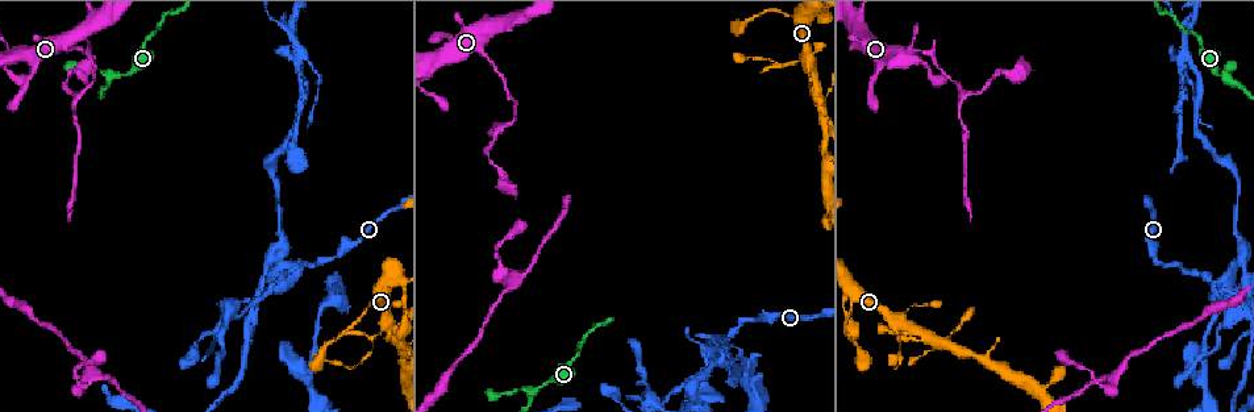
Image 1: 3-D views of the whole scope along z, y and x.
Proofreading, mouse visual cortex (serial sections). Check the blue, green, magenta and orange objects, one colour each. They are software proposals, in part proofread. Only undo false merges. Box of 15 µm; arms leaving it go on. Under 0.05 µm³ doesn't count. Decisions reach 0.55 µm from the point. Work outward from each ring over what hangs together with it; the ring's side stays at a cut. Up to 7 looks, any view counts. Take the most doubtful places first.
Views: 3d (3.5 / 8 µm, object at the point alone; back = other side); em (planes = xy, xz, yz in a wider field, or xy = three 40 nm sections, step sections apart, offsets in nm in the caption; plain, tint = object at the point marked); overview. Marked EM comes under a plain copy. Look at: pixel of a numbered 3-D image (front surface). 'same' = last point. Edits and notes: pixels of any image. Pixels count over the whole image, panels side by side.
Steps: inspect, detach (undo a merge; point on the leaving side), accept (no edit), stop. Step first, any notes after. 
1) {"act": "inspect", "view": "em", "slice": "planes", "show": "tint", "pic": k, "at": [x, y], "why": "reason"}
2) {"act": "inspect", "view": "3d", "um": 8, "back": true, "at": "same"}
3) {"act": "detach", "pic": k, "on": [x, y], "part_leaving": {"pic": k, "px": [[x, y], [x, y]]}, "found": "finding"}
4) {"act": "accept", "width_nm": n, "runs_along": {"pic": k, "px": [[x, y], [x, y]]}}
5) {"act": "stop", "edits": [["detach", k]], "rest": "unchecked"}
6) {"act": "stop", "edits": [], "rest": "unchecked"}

{"act": "inspect", "view": "3d", "um": 3.5, "pic": 1, "at": [384, 317], "why": "thin arm on a thick one"}

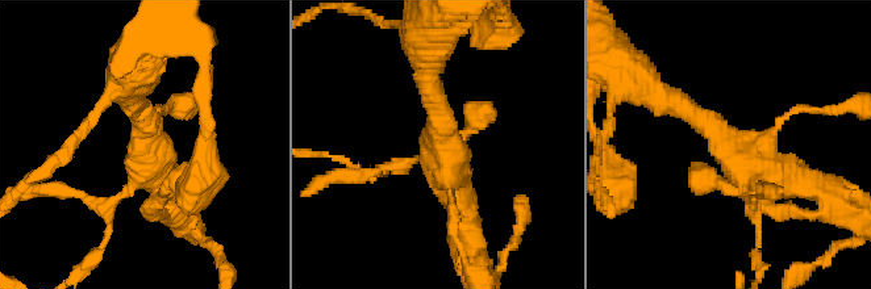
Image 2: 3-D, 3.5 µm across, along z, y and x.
{"act": "inspect", "view": "em", "slice": "planes", "show": "tint", "pic": 2, "at": [147, 150], "why": "need the tissue"}

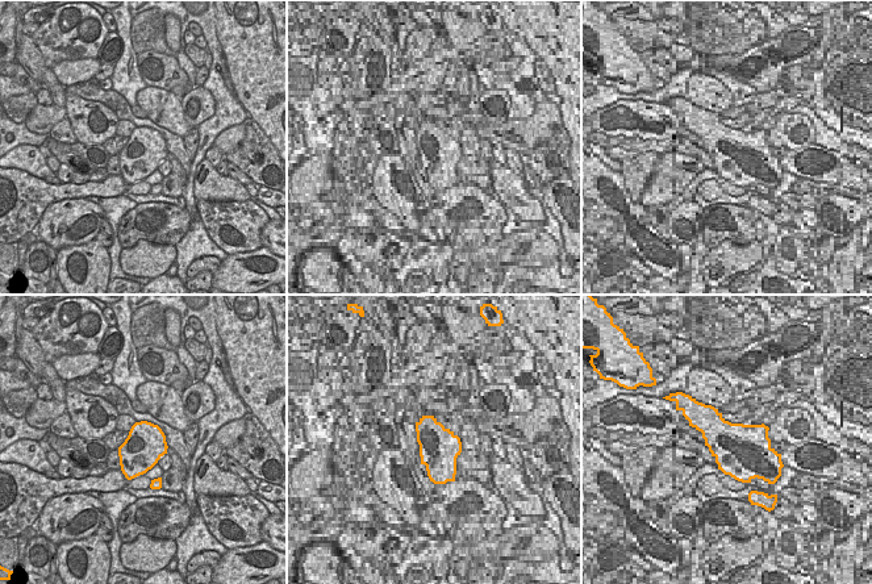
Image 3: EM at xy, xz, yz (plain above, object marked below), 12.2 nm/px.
{"act": "inspect", "view": "em", "slice": "xy", "step": 1, "show": "tint", "at": "same", "why": "cut it another way"}

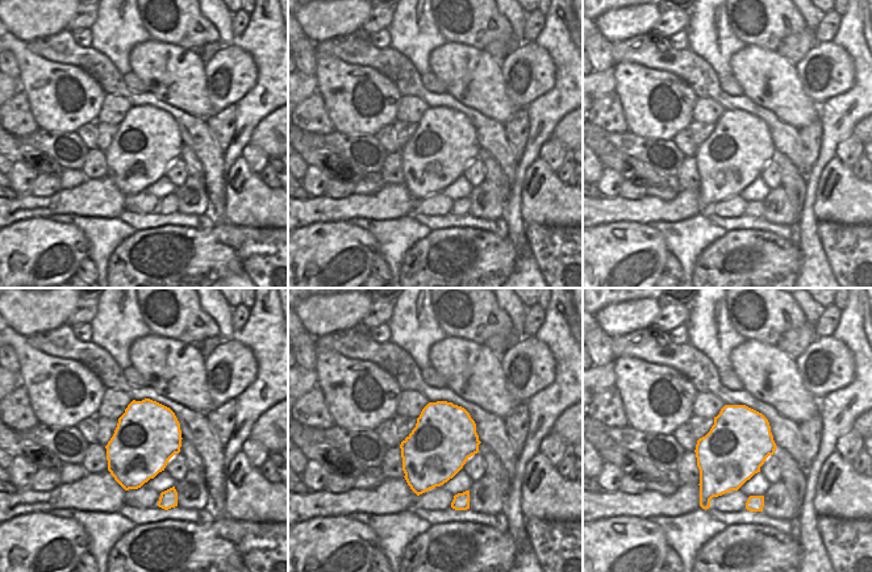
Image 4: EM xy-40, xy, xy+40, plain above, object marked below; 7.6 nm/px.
{"act": "accept", "runs_along": {"pic": 2, "px": [[686, 108], [740, 156], [824, 192]]}, "found": "all the same cell"}

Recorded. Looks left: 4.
{"act": "inspect", "view": "3d", "um": 3.5, "pic": 1, "at": [1217, 292], "why": "branch point"}

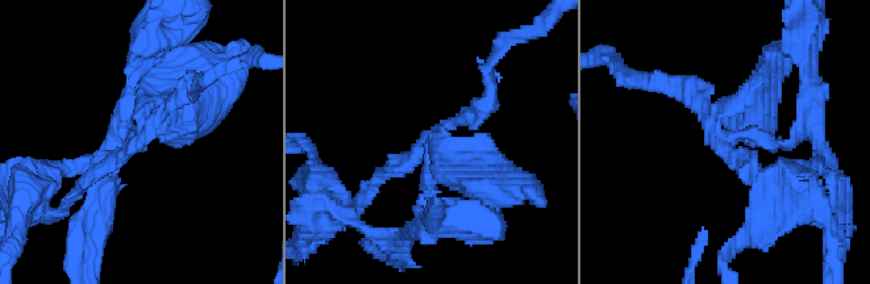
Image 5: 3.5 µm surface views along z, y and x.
{"act": "inspect", "view": "em", "slice": "planes", "show": "tint", "pic": 5, "at": [138, 137], "arms": 4, "arm_widths_nm": [150, 200, 250, 400]}

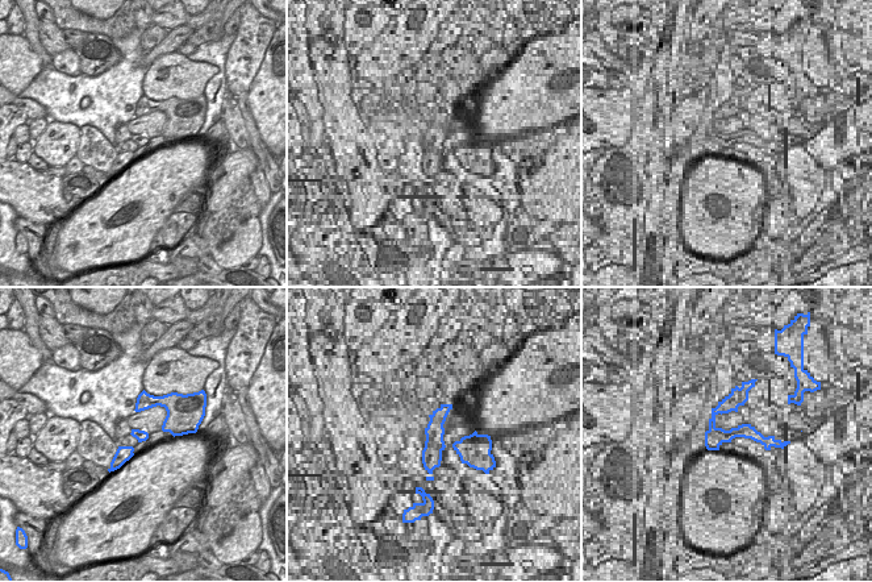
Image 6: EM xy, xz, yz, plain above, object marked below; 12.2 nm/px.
{"act": "inspect", "view": "em", "slice": "xy", "step": 3, "show": "tint", "at": "same", "why": "another direction"}

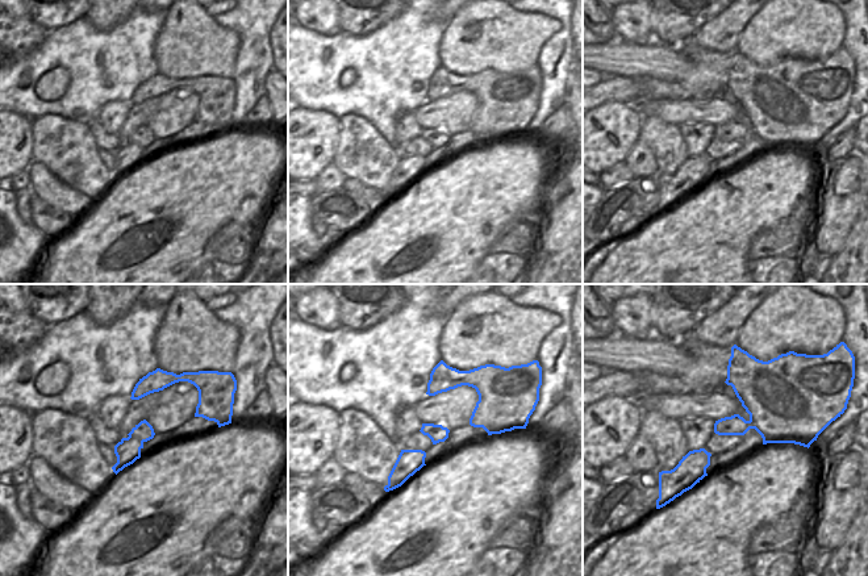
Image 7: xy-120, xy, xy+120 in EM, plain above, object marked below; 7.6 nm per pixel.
{"act": "detach", "pic": 5, "on": [800, 163], "part_leaving": {"pic": 5, "px": [[723, 138], [787, 146], [811, 90]]}, "found": "a second cell is stuck on"}

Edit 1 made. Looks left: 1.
{"act": "inspect", "view": "3d", "um": 3.5, "pic": 1, "at": [488, 59], "why": "calibre changes"}

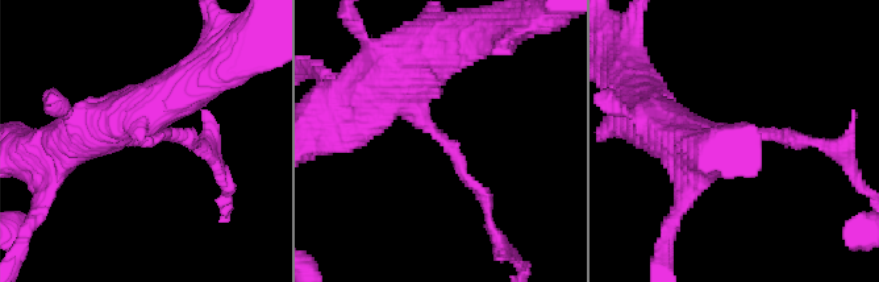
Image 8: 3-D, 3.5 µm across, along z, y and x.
{"act": "detach", "pic": 8, "on": [478, 189], "part_leaving": {"pic": 8, "px": [[450, 152], [511, 256]]}, "found": "a second cell is stuck on"}

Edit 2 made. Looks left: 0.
{"act": "stop", "edits": [["detach", 5], ["detach", 8]], "rest": "unchecked"}

